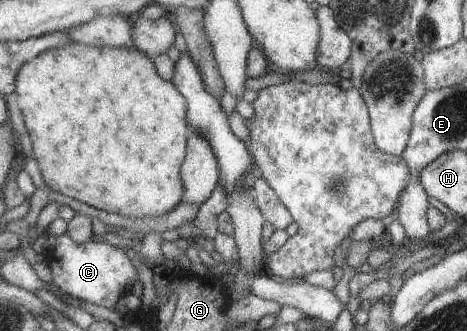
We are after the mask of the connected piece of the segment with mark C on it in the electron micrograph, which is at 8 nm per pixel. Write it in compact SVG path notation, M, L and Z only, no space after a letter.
M64 233L58 236L54 258L62 262L66 270L66 278L62 280L56 278L59 288L68 290L65 294L70 297L91 302L92 306L98 305L113 310L118 300L126 294L126 288L130 285L134 286L136 280L140 281L140 274L128 258L126 250L113 246L105 240L97 243L76 244L68 234Z

